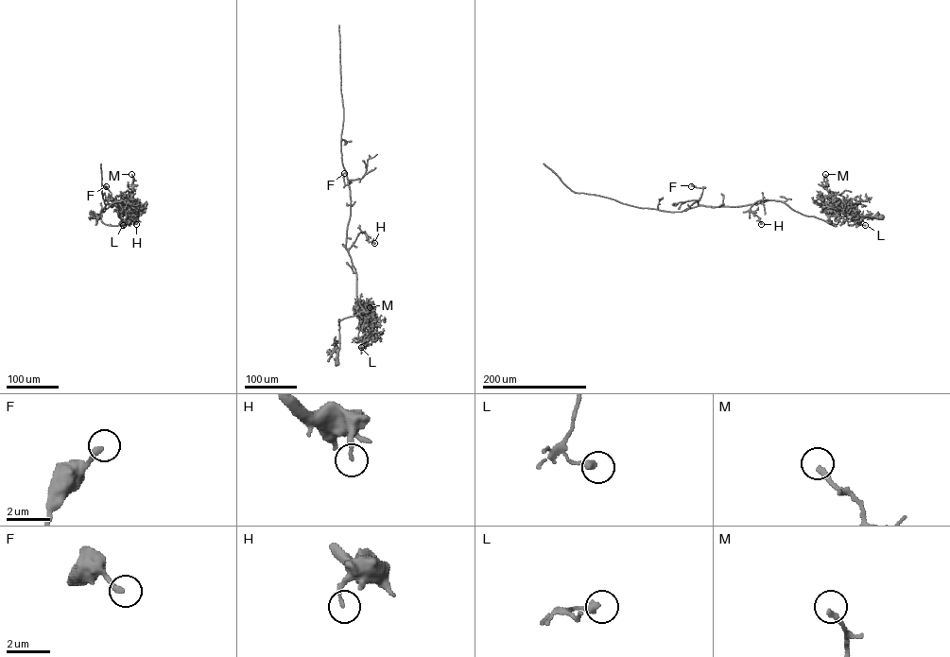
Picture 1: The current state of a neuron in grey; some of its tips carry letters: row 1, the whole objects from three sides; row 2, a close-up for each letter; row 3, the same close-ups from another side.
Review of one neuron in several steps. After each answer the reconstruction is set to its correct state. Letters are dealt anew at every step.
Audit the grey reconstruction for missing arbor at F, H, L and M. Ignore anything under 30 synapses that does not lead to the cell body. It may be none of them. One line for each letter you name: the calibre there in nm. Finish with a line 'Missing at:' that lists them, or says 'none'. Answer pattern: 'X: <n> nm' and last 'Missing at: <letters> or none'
Missing at: none

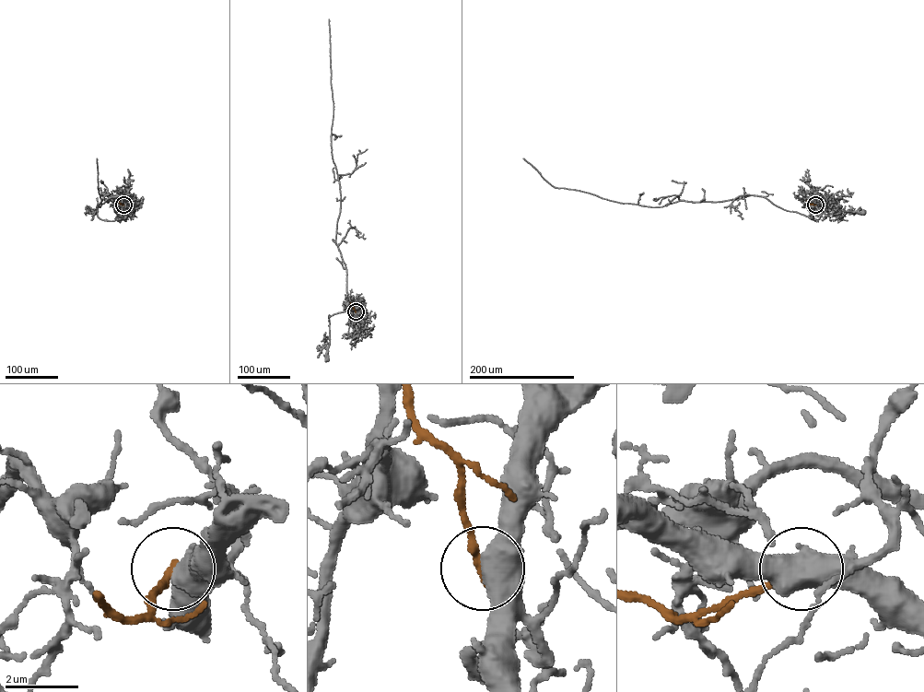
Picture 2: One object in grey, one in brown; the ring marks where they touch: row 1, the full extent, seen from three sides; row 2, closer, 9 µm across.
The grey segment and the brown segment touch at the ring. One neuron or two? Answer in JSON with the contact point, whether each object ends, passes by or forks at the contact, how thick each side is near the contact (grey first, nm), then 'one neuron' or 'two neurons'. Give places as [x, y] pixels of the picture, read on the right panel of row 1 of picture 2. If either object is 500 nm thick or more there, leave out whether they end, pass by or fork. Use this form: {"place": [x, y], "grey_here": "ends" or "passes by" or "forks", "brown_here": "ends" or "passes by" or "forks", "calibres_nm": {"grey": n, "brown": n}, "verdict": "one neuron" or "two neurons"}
{"place": [815, 205], "calibres_nm": {"grey": 550, "brown": 240}, "verdict": "two neurons"}

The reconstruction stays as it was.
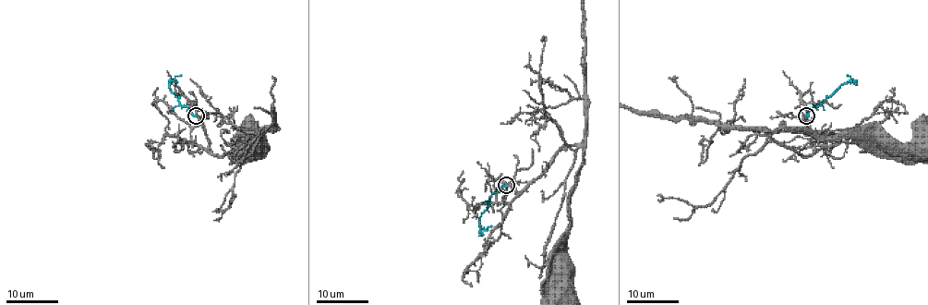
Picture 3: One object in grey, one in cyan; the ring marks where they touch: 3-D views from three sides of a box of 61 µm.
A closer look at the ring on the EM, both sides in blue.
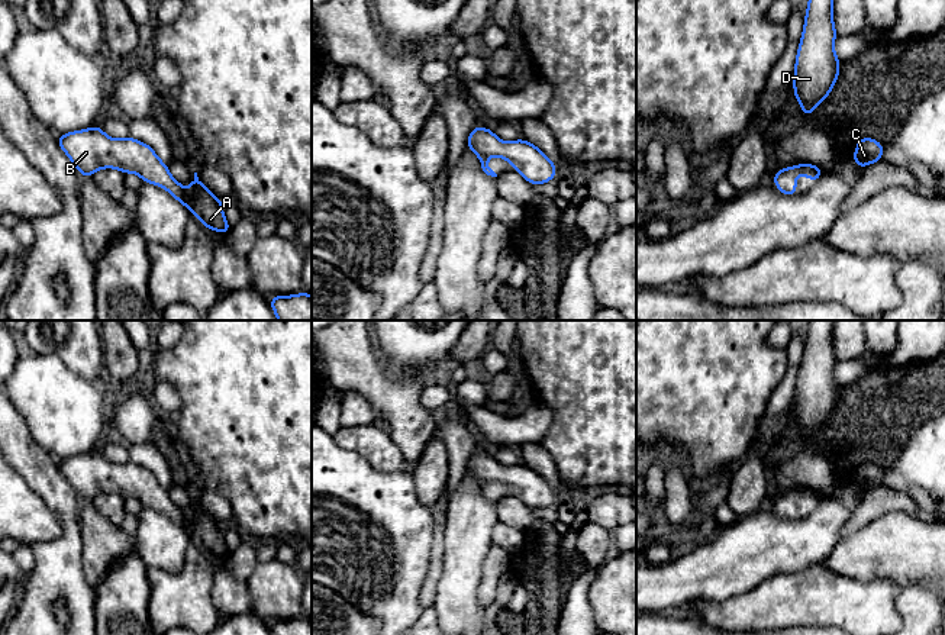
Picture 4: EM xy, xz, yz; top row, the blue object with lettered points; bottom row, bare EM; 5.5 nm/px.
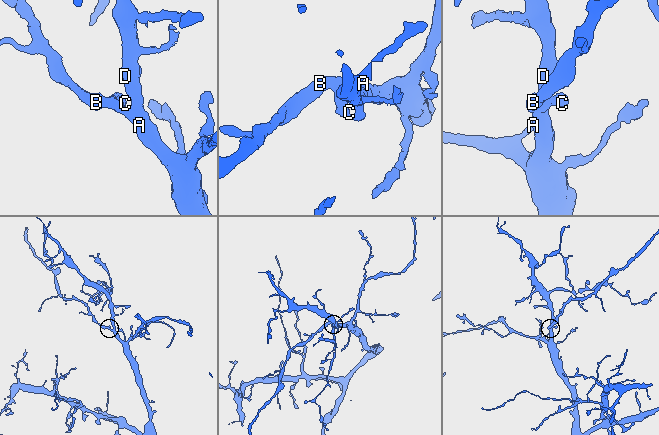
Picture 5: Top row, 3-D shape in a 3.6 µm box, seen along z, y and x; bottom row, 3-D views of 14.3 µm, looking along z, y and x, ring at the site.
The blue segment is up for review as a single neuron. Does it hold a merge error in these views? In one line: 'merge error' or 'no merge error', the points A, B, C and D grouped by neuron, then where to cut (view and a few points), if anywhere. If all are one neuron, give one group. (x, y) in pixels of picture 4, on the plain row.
no merge error | A B C D | no cut

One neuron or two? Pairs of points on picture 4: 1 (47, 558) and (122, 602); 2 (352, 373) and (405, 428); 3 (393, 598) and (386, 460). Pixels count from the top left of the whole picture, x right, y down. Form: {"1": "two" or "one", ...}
{"1": "two", "2": "one", "3": "two"}

